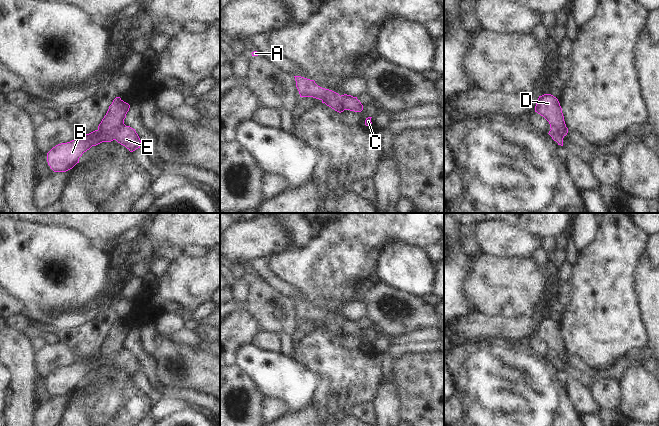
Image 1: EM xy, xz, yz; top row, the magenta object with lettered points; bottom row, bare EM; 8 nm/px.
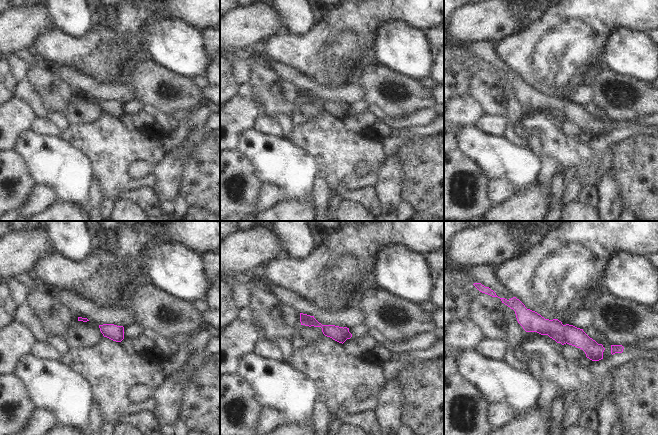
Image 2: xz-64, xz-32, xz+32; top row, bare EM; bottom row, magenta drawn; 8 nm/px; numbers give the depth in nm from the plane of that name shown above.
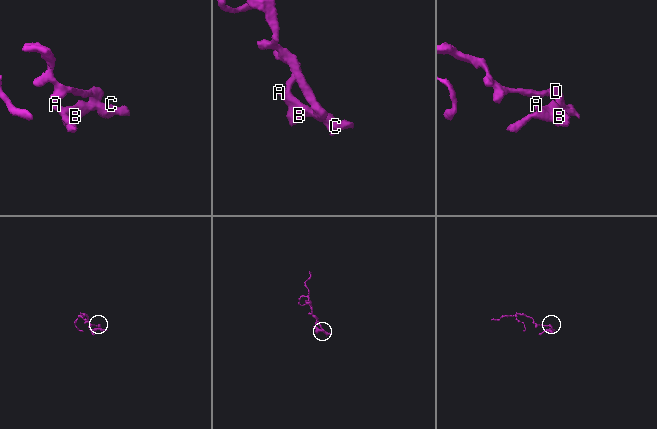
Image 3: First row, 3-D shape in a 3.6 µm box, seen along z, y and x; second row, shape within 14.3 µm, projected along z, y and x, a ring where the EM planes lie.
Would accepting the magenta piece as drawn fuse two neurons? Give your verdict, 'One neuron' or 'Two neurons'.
Two neurons.

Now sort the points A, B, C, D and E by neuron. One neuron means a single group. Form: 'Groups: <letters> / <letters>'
Groups: A B C E / D.

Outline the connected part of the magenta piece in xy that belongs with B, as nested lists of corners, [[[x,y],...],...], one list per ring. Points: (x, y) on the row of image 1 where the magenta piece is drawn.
[[[123,123],[114,133],[102,134],[95,130],[89,134],[78,134],[74,140],[56,145],[47,153],[48,165],[54,172],[66,172],[79,163],[82,154],[92,146],[113,140],[125,146],[130,152],[140,148],[141,145],[135,129]]]

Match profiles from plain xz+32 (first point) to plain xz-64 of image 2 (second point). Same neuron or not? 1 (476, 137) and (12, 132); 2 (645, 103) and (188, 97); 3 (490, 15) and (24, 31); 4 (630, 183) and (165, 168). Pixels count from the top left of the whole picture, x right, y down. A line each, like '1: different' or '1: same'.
1: different
2: same
3: same
4: different

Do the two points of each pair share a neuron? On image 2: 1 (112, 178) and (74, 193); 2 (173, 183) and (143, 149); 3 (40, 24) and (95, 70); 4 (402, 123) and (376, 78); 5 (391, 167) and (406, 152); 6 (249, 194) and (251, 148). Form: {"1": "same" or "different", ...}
{"1": "different", "2": "different", "3": "different", "4": "different", "5": "different", "6": "different"}

